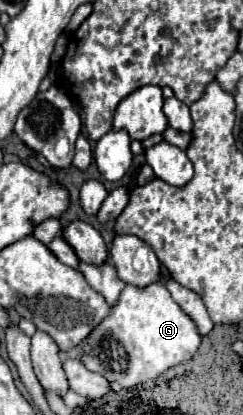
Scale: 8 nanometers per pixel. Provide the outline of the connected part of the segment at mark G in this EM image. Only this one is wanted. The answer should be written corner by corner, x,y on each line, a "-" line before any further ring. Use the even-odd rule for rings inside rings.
150,284
146,288
136,288
136,286
126,286
116,302
116,306
110,310
110,314
90,332
82,346
82,358
80,362
98,374
104,374
108,382
118,382
122,388
134,388
146,380
156,380
160,374
166,370
186,364
198,350
200,346
200,334
196,330
196,324
180,310
180,306
172,300
164,284
-
118,346
126,350
122,358
118,358

